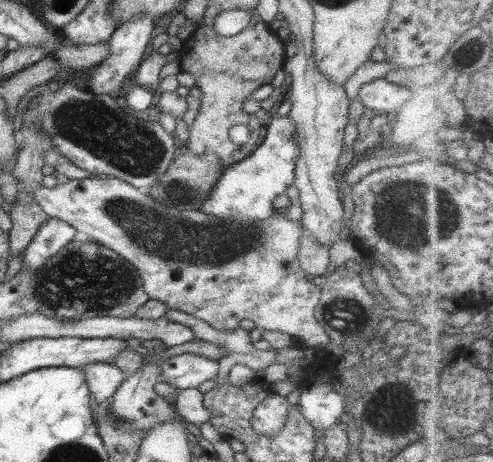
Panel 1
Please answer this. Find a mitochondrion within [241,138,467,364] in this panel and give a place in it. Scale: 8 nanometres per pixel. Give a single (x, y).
(408, 214)

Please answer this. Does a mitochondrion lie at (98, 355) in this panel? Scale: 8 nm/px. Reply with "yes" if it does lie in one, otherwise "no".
no

